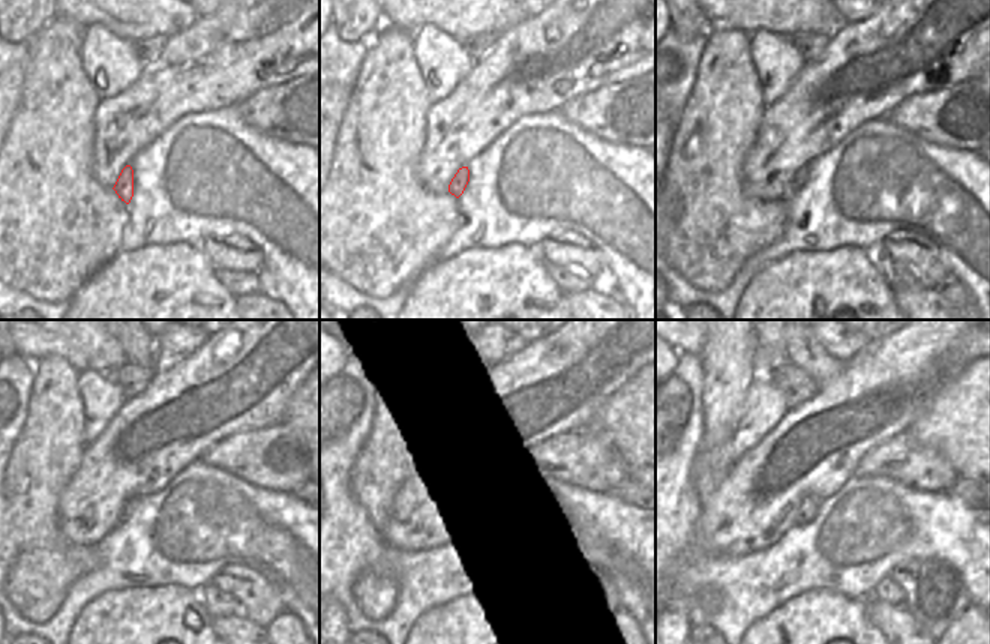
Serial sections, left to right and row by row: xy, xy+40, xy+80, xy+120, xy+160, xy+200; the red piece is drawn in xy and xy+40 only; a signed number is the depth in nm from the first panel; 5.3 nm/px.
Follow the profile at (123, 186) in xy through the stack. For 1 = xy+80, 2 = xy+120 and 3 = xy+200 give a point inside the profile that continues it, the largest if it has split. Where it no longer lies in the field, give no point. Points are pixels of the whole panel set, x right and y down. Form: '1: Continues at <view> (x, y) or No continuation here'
1: Continues at xy+80 (798, 179)
2: Continues at xy+120 (128, 509)
3: Continues at xy+200 (807, 511)

